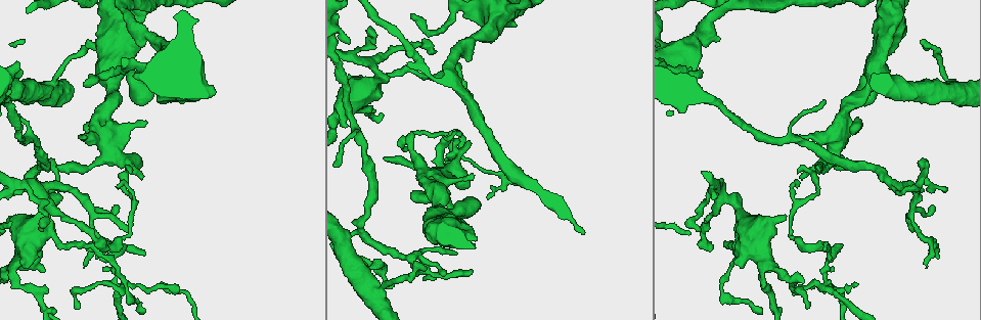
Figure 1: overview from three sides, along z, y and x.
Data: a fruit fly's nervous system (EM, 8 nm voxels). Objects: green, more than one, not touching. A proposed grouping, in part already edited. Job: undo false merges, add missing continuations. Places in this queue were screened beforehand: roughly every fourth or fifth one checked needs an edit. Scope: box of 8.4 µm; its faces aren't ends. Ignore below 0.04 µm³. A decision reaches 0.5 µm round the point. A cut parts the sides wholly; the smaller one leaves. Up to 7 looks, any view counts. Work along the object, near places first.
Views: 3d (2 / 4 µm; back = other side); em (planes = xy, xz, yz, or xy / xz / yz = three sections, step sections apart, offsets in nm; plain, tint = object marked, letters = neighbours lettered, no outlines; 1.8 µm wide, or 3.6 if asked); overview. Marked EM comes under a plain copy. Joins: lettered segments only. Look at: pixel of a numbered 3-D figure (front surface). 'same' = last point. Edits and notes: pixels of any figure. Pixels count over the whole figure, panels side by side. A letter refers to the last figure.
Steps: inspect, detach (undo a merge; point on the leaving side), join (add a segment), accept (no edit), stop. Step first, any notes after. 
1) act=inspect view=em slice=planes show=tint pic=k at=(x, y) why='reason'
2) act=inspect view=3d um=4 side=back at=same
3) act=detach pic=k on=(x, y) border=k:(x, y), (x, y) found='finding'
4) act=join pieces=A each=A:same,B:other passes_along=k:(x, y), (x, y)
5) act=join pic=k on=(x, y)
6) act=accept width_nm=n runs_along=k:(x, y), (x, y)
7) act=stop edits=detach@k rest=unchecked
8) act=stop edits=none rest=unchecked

act=inspect view=3d um=4 pic=1 at=(821, 287)

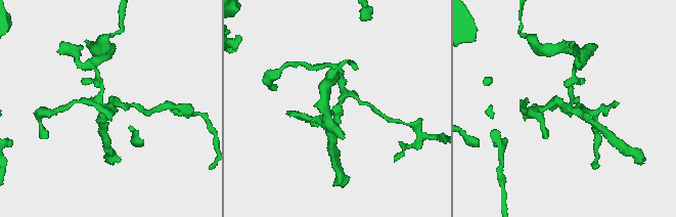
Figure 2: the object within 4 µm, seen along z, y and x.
act=inspect view=em slice=planes show=letters pic=2 at=(566, 109)

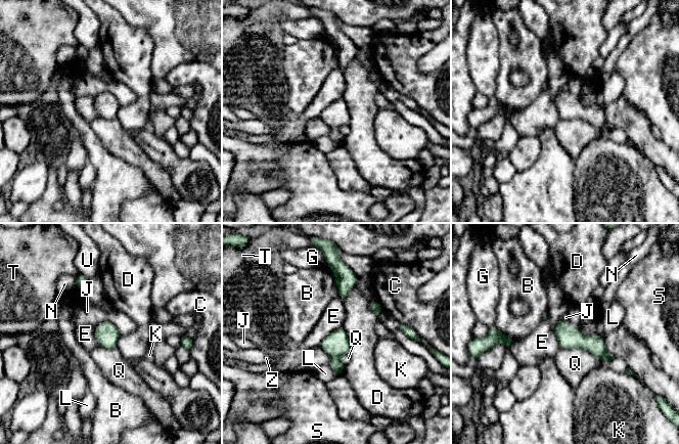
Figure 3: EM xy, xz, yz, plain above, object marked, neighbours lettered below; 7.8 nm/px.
act=accept each=B:other,C:other,D:other,E:other,G:other,J:other,K:other,L:other,N:other,Q:other,S:other,T:other,U:other,Z:other runs_along=3:(558, 324), (608, 357) found='continuous, no second neuron'

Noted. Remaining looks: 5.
act=inspect view=em um=3.6 slice=planes show=tint pic=1 at=(712, 249) why='an open end'

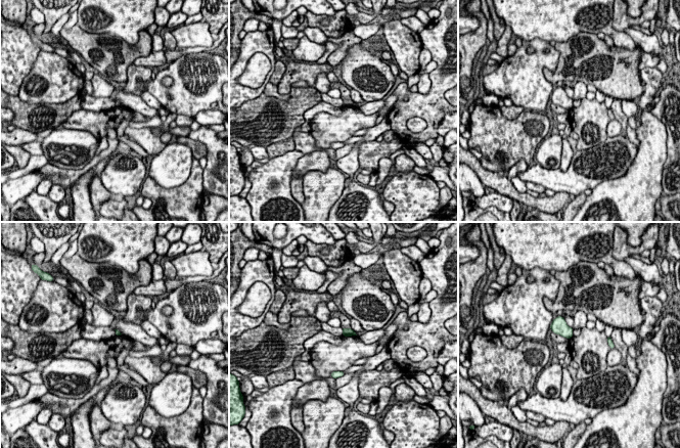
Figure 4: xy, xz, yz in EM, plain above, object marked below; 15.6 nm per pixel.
act=inspect view=em um=3.6 slice=planes show=letters at=same why='see the neighbours'

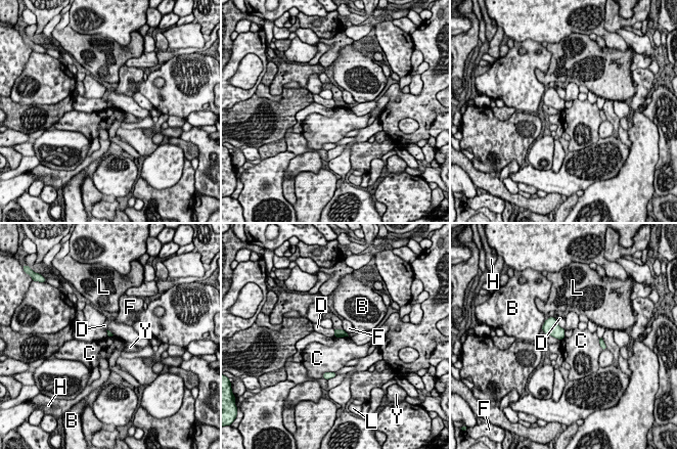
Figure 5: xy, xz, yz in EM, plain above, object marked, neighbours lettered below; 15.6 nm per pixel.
act=accept each=B:other,C:other,D:other,F:other,H:other,L:other,Y:other border=5:(334, 335), (348, 337) found='no lettered segment goes on from it'

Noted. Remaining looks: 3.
act=inspect view=em slice=planes show=letters pic=1 at=(413, 17) why='an open end'

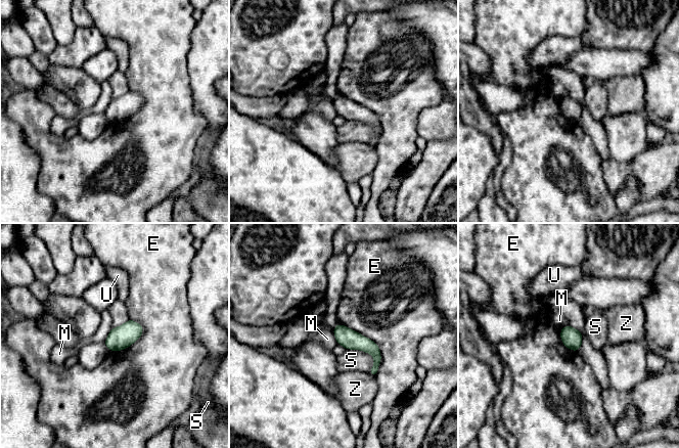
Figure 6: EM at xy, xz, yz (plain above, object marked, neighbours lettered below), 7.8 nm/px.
act=accept each=E:other,M:other,S:other,U:other,Z:other runs_along=6:(336, 328), (376, 355), (373, 372) found='none of them fits'

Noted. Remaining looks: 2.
act=stop edits=none rest=unchecked

